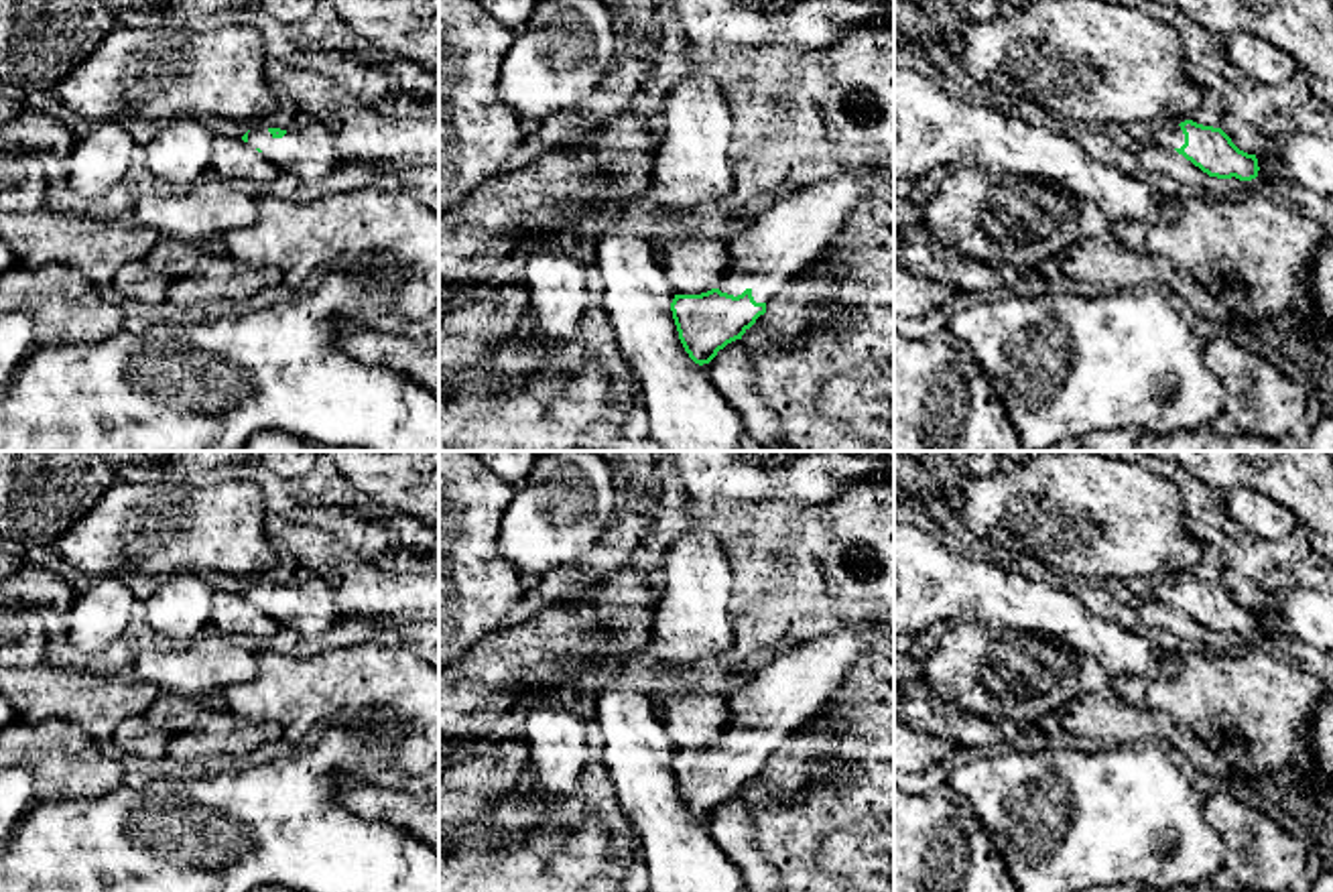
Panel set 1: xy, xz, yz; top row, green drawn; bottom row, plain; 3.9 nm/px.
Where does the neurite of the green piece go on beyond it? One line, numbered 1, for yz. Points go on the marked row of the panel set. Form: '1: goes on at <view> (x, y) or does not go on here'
1: goes on at yz (1171, 137)

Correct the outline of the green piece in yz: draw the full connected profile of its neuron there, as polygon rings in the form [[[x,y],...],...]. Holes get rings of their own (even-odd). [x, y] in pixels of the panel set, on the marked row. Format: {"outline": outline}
{"outline": [[[1193,120],[1166,124],[1148,142],[1177,150],[1209,177],[1252,181],[1260,171],[1256,154],[1240,150],[1221,128]]]}

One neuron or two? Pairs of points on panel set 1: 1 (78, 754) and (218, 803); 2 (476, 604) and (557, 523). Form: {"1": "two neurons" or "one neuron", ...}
{"1": "two neurons", "2": "two neurons"}

